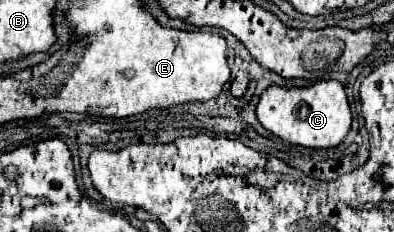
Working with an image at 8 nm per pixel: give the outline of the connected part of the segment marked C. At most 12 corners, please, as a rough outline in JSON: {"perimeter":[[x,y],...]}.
{"perimeter":[[338,80],[270,86],[256,116],[304,148],[338,146],[352,114]]}

